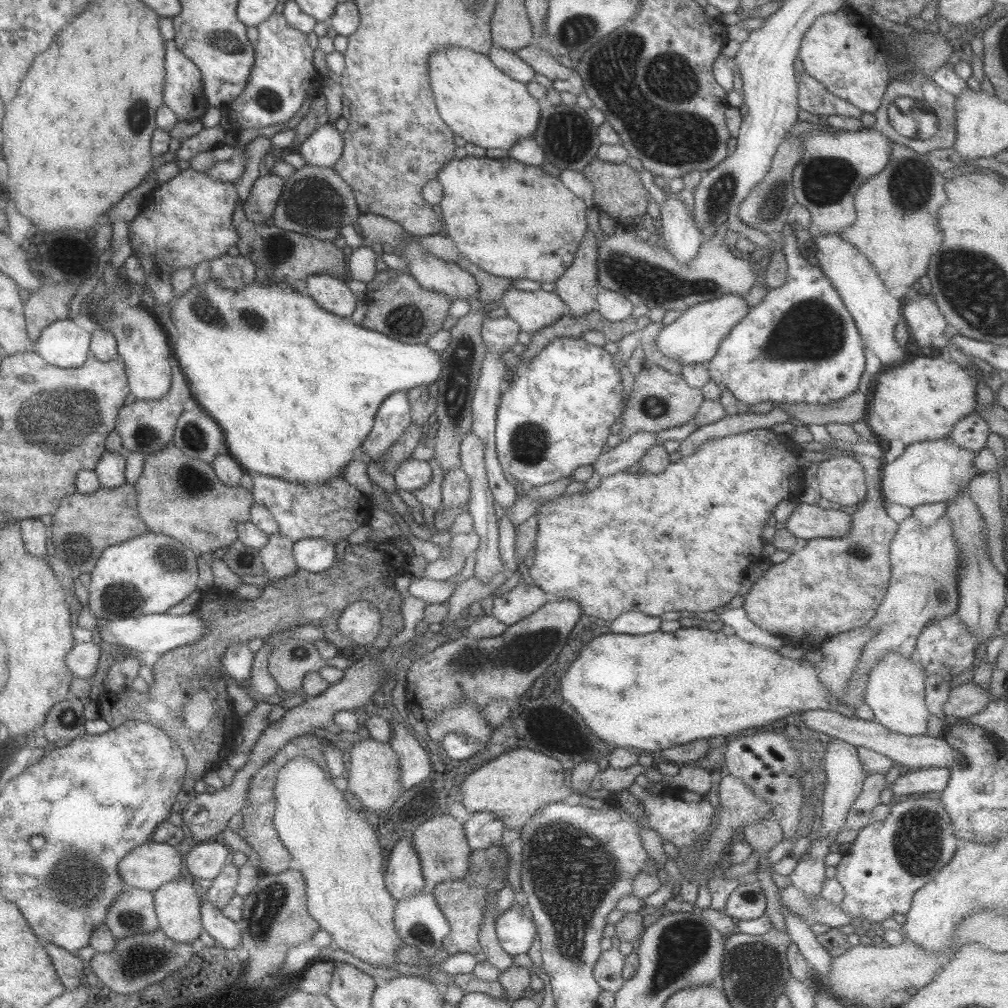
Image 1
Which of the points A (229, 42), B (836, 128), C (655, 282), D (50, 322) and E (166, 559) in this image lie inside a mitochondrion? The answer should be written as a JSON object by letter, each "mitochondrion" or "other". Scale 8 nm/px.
{"A":"mitochondrion","B":"other","C":"mitochondrion","D":"other","E":"mitochondrion"}

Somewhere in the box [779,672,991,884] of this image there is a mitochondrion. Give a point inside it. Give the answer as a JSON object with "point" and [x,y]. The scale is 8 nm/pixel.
{"point":[917,847]}

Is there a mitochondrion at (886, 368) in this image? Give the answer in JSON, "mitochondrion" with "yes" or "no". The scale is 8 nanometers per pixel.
{"mitochondrion":"no"}

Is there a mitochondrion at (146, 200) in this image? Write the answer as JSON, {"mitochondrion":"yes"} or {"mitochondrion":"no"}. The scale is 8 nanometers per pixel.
{"mitochondrion":"no"}

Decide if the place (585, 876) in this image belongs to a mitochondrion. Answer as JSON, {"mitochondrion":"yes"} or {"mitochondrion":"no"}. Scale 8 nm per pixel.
{"mitochondrion":"yes"}

